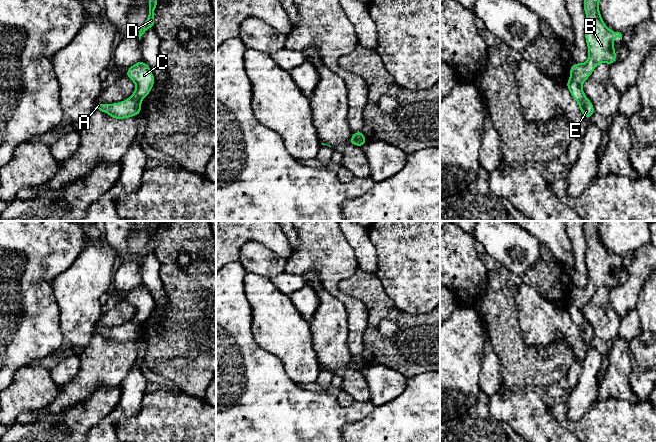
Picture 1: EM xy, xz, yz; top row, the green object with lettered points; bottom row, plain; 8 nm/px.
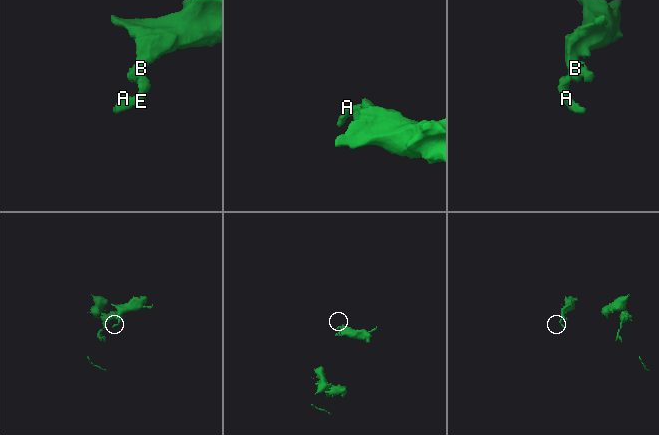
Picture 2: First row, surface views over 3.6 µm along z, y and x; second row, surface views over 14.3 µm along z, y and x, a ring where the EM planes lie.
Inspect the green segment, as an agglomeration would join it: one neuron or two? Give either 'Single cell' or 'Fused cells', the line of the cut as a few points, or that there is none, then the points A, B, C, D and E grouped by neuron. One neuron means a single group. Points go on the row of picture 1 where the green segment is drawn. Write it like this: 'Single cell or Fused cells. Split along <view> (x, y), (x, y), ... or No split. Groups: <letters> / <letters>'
Fused cells. Split along xz (352, 135), (364, 143). Groups: A E / B C D

